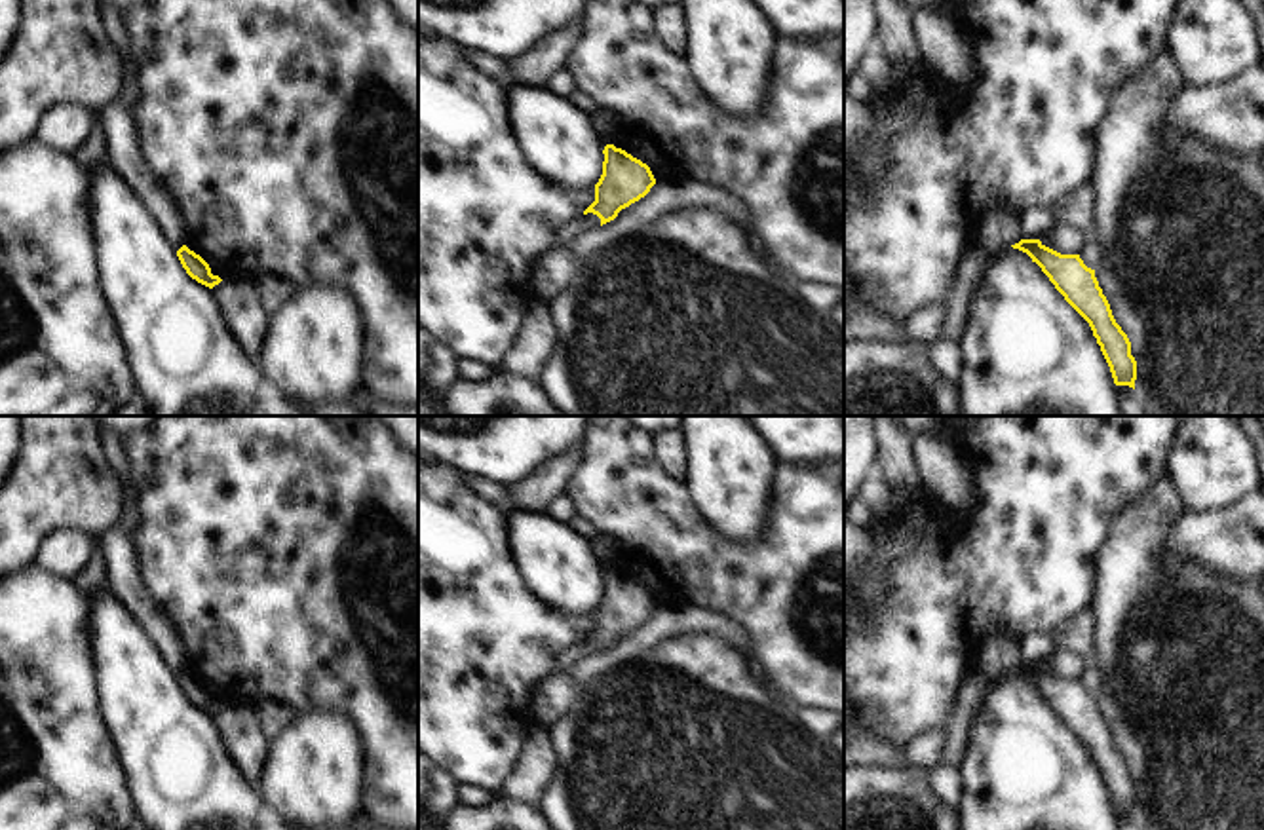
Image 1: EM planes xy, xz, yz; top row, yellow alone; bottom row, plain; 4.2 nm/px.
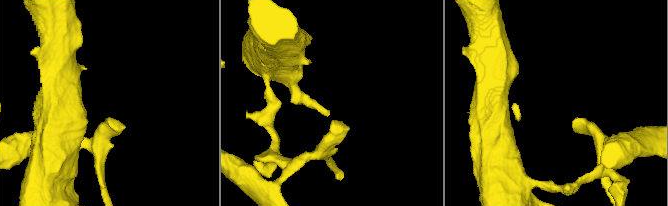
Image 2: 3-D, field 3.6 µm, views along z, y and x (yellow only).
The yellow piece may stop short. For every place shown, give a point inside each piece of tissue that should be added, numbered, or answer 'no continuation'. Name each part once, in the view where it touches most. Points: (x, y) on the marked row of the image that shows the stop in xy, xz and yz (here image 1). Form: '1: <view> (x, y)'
no continuation

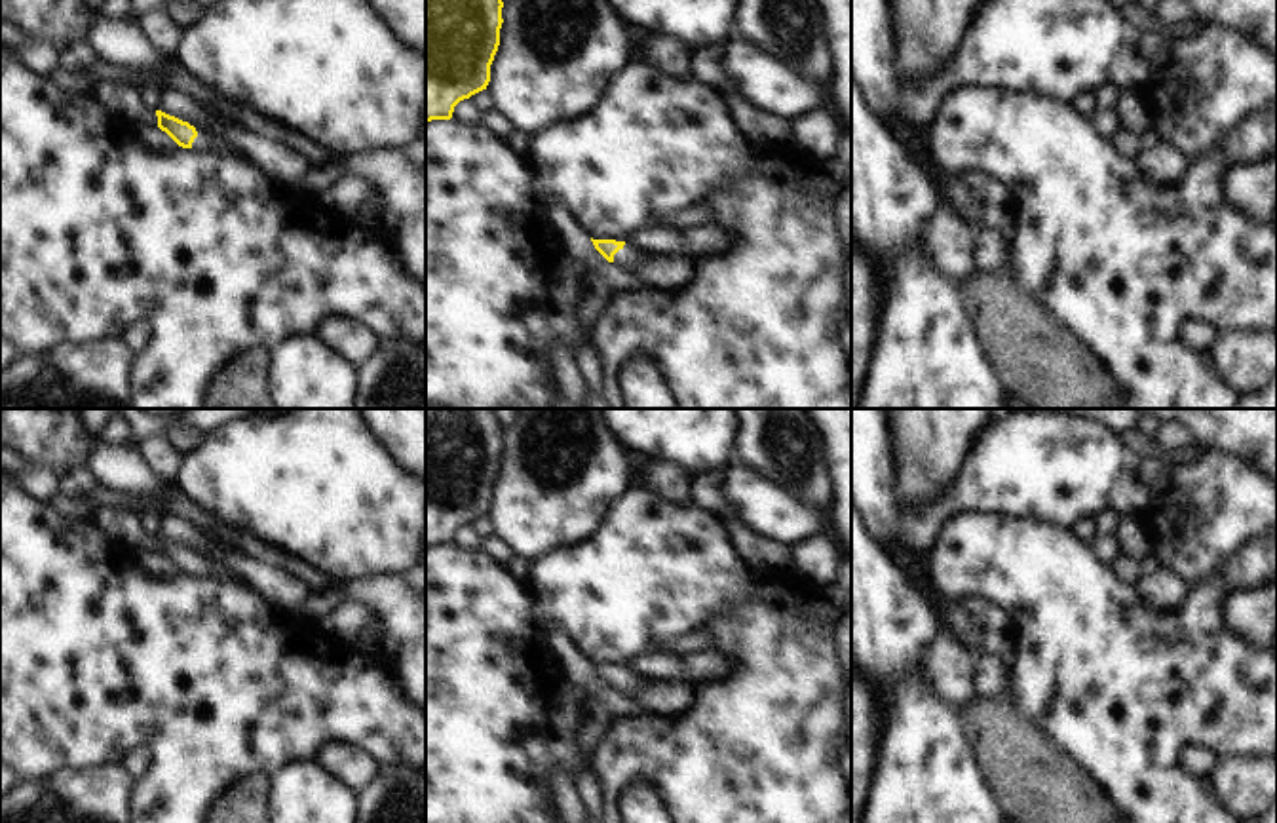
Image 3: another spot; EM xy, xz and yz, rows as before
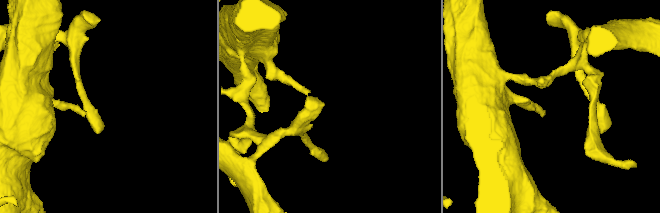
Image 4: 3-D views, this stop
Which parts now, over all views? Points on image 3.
1: xz (628, 257)

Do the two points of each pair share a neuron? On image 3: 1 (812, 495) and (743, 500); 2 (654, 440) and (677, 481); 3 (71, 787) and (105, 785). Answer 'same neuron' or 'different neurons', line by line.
1: different neurons
2: different neurons
3: same neuron

